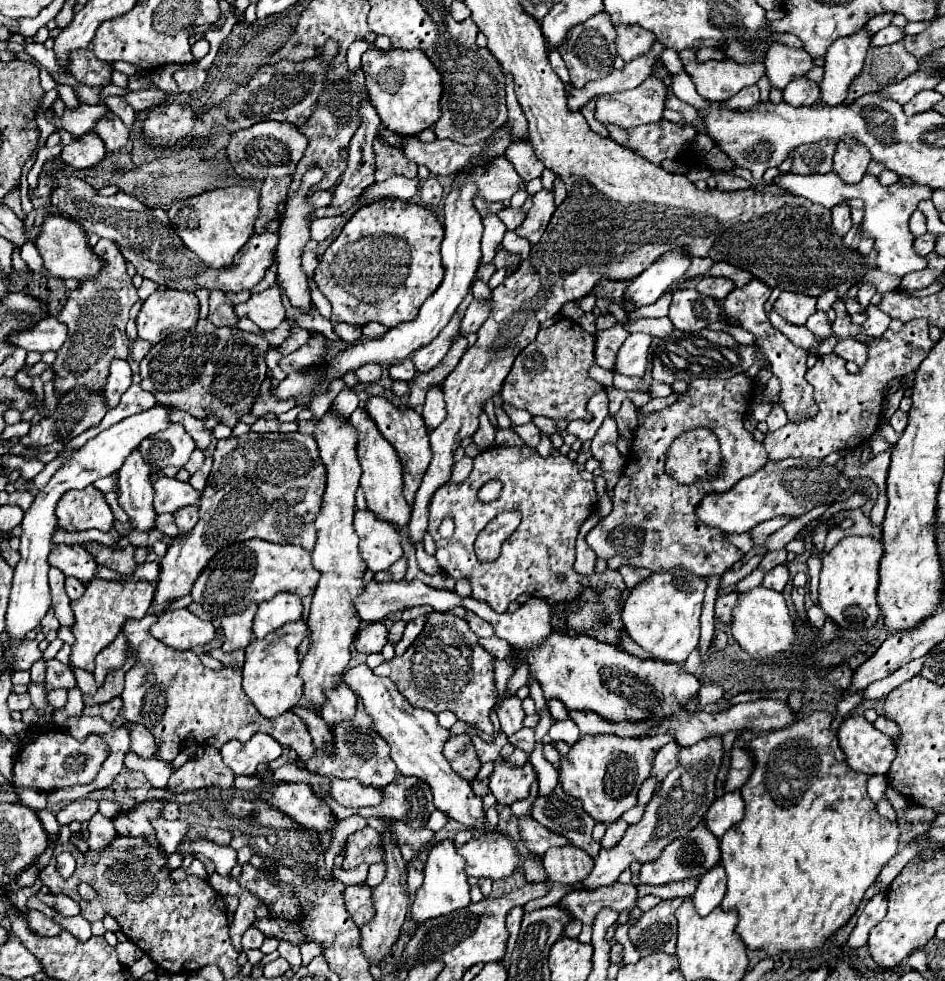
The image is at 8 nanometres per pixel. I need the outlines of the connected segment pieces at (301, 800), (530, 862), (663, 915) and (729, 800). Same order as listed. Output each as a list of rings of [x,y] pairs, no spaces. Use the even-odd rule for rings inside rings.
[[[281,781],[275,787],[265,789],[261,797],[307,829],[323,833],[333,831],[335,825],[339,823],[329,805],[323,799],[319,799],[307,783]]]
[[[525,859],[525,861],[523,861],[523,869],[527,871],[527,881],[529,881],[529,883],[547,881],[547,875],[545,875],[543,867],[541,867],[535,859]]]
[[[683,899],[661,901],[651,911],[643,913],[639,921],[629,929],[629,939],[637,947],[641,957],[647,957],[657,951],[675,955],[677,943],[675,911],[681,905],[681,901]]]
[[[735,789],[735,791],[729,791],[725,793],[723,797],[715,799],[713,805],[709,807],[707,811],[707,829],[717,837],[721,839],[723,833],[739,823],[743,819],[745,811],[743,811],[743,799],[741,799],[741,791]]]

